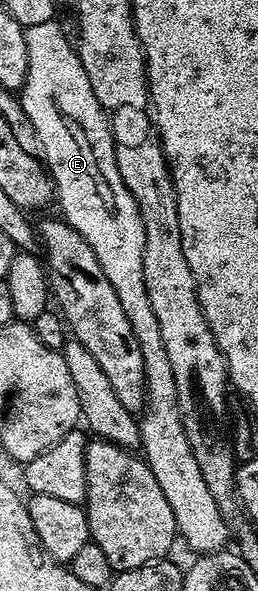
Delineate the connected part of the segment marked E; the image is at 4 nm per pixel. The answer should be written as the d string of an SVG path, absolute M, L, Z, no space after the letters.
M50 19L46 22L38 22L38 26L30 26L24 29L26 57L29 58L29 66L26 70L22 95L19 97L20 105L26 110L26 118L30 118L30 122L38 134L40 149L44 151L44 163L48 171L51 172L52 180L56 184L56 200L58 201L58 205L60 204L61 210L64 211L61 212L63 219L68 221L71 228L78 230L78 234L82 234L82 238L86 238L86 242L90 242L90 246L98 258L98 266L102 266L103 272L106 273L106 278L110 278L110 286L114 286L114 294L118 294L118 302L122 302L122 310L126 310L126 318L130 318L130 330L134 330L134 338L138 338L138 350L142 350L142 366L144 367L144 410L138 420L140 425L140 448L142 449L143 459L147 460L154 478L158 478L158 486L162 486L162 494L166 494L166 502L170 502L170 510L174 510L176 527L182 540L185 540L193 548L193 553L218 552L227 545L224 544L227 540L229 543L230 529L228 523L225 522L218 510L218 502L214 502L214 497L210 494L209 487L206 486L206 478L202 478L202 470L198 466L198 458L194 458L192 443L186 438L186 430L184 429L182 414L178 406L178 385L174 382L174 369L170 366L170 357L166 354L166 342L162 342L162 329L158 327L158 318L154 314L154 310L150 307L150 297L146 295L146 278L142 274L142 250L146 246L146 230L142 226L142 214L138 210L138 206L134 202L130 190L126 190L126 182L122 182L122 174L118 174L118 162L114 158L116 147L112 141L112 128L108 124L108 113L104 111L104 107L98 102L98 98L94 98L94 89L90 86L90 78L86 78L86 70L80 61L80 54L77 47L73 44L73 41L72 44L68 41L67 36L56 23L55 19Z

